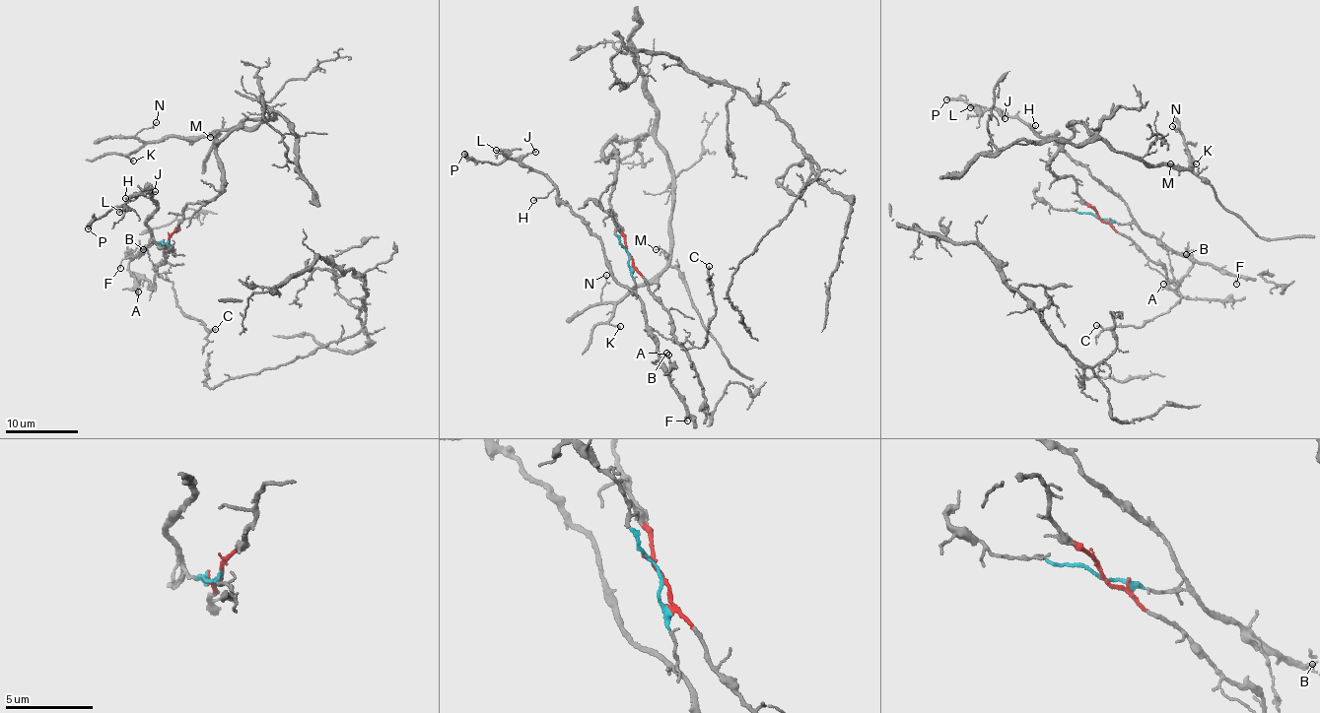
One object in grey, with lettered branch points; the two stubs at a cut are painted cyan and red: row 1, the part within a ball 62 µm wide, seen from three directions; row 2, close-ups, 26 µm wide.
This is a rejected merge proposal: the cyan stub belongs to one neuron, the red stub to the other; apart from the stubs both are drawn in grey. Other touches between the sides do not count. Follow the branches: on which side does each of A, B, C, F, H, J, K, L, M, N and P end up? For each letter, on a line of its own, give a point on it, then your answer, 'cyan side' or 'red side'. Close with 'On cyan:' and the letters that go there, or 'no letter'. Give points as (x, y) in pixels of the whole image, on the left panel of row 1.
A: at (138, 291); cyan side
B: at (143, 249); cyan side
C: at (215, 329); cyan side
F: at (120, 268); cyan side
H: at (125, 198); cyan side
J: at (155, 191); cyan side
K: at (133, 161); red side
L: at (119, 212); cyan side
M: at (210, 137); red side
N: at (156, 122); red side
P: at (88, 228); cyan side
On cyan: A, B, C, F, H, J, L, P

